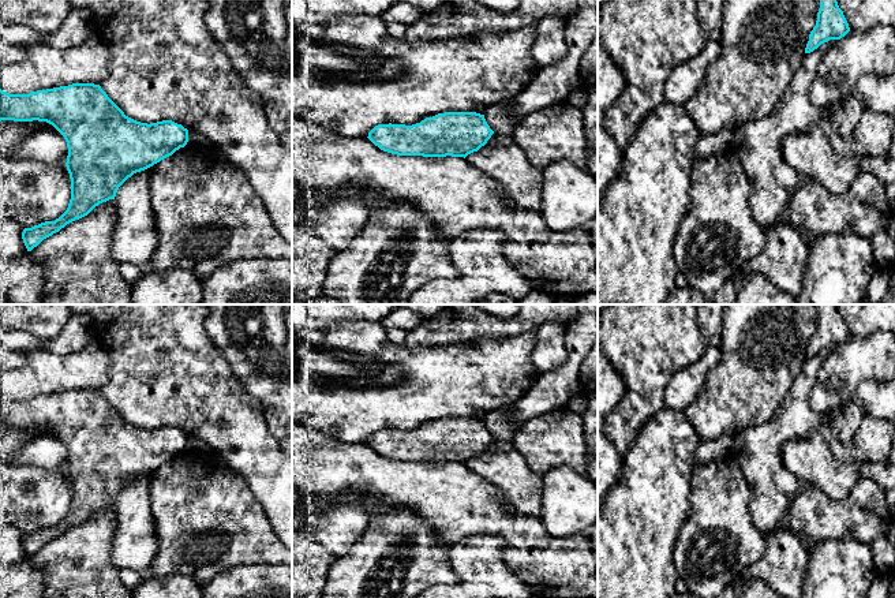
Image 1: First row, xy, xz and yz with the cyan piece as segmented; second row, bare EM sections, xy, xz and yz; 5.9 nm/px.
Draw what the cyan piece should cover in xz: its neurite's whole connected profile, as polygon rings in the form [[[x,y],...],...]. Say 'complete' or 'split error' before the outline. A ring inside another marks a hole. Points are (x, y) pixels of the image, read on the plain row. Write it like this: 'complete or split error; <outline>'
complete; [[[445,418],[412,431],[378,430],[367,444],[381,456],[397,461],[465,464],[484,452],[493,440],[484,421]]]

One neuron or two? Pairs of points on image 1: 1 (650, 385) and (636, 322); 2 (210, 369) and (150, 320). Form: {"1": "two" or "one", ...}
{"1": "one", "2": "one"}

